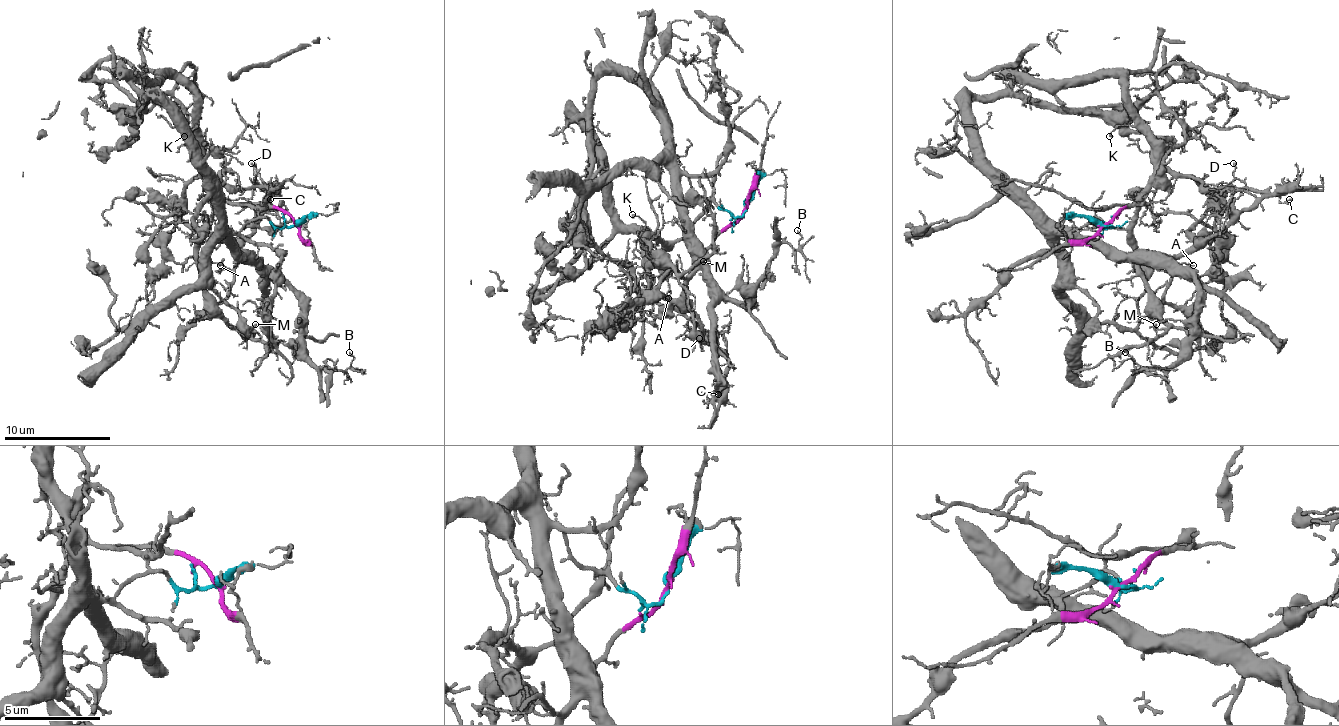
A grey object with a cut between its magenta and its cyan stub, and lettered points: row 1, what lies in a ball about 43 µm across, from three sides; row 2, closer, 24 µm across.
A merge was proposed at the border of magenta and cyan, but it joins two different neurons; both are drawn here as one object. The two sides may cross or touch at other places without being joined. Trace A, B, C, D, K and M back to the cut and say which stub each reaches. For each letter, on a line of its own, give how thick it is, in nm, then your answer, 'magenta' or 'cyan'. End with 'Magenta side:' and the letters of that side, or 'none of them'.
A: 100 nm | cyan
B: 110 nm | cyan
C: 130 nm | magenta
D: 120 nm | cyan
K: 130 nm | magenta
M: 130 nm | magenta
Magenta side: C, K, M

